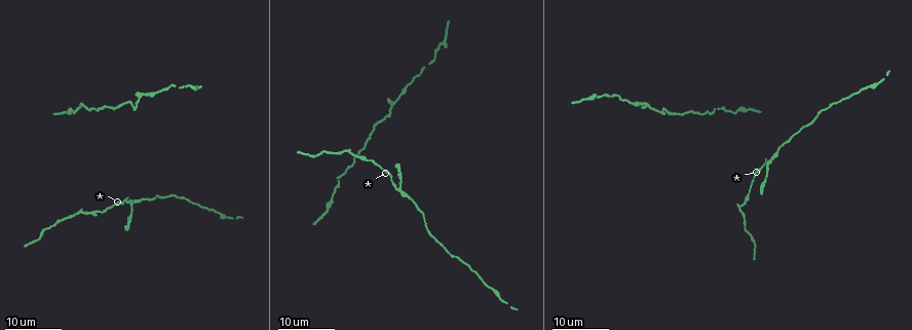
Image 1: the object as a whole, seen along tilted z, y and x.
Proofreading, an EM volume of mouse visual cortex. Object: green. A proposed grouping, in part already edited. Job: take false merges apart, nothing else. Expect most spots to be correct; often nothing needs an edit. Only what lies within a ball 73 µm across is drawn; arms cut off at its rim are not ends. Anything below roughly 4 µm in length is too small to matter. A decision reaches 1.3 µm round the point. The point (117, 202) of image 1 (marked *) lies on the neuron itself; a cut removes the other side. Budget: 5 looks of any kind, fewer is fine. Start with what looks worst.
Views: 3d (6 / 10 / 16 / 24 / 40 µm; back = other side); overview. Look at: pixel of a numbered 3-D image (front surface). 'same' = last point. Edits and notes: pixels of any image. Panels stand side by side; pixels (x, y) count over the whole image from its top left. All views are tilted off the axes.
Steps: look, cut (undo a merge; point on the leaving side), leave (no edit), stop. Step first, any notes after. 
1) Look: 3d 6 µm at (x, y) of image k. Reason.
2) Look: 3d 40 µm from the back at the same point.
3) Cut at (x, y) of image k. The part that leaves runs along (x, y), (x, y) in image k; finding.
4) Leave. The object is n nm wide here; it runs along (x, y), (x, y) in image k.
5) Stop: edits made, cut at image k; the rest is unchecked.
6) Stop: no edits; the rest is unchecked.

Look: 3d 24 µm at (772, 158) of image 1. Side arm on a straight run.

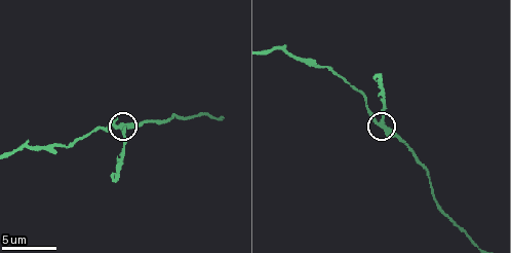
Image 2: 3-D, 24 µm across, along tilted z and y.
Look: 3d 10 µm at (383, 126) of image 2.

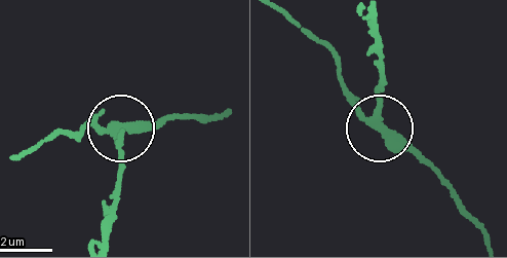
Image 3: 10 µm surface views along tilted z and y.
Cut at (119, 156) of image 3. The part that leaves runs along (375, 117), (384, 47), (375, 16) in image 3; two neurons meet here.

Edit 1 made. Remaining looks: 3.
Look: 3d 16 µm at (406, 87) of image 1. Thick turns thin.

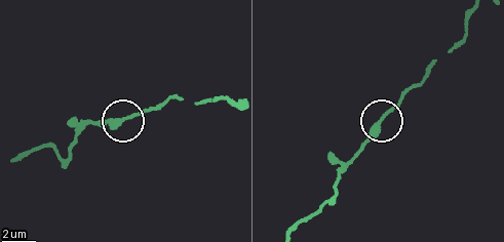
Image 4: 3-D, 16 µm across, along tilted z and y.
Look: 3d 6 µm at (122, 119) of image 4.

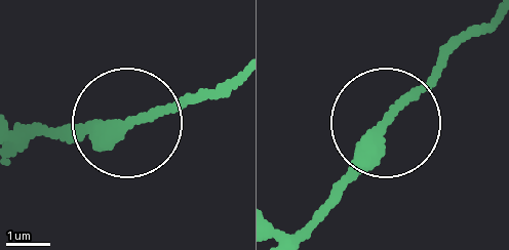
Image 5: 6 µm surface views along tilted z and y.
Leave. All the same neuron.

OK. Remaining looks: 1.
Stop: edits made, cut at image 3; the rest is unchecked.

